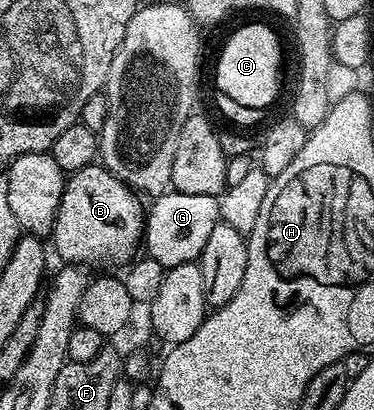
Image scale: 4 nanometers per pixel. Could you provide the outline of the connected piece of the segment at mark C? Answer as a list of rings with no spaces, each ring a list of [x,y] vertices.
[[[243,24],[227,41],[223,44],[223,49],[219,52],[219,61],[215,64],[215,88],[218,91],[229,94],[236,102],[241,102],[242,106],[259,107],[270,109],[270,104],[280,99],[280,79],[281,79],[281,53],[279,47],[279,37],[276,29],[270,28],[267,24]]]

